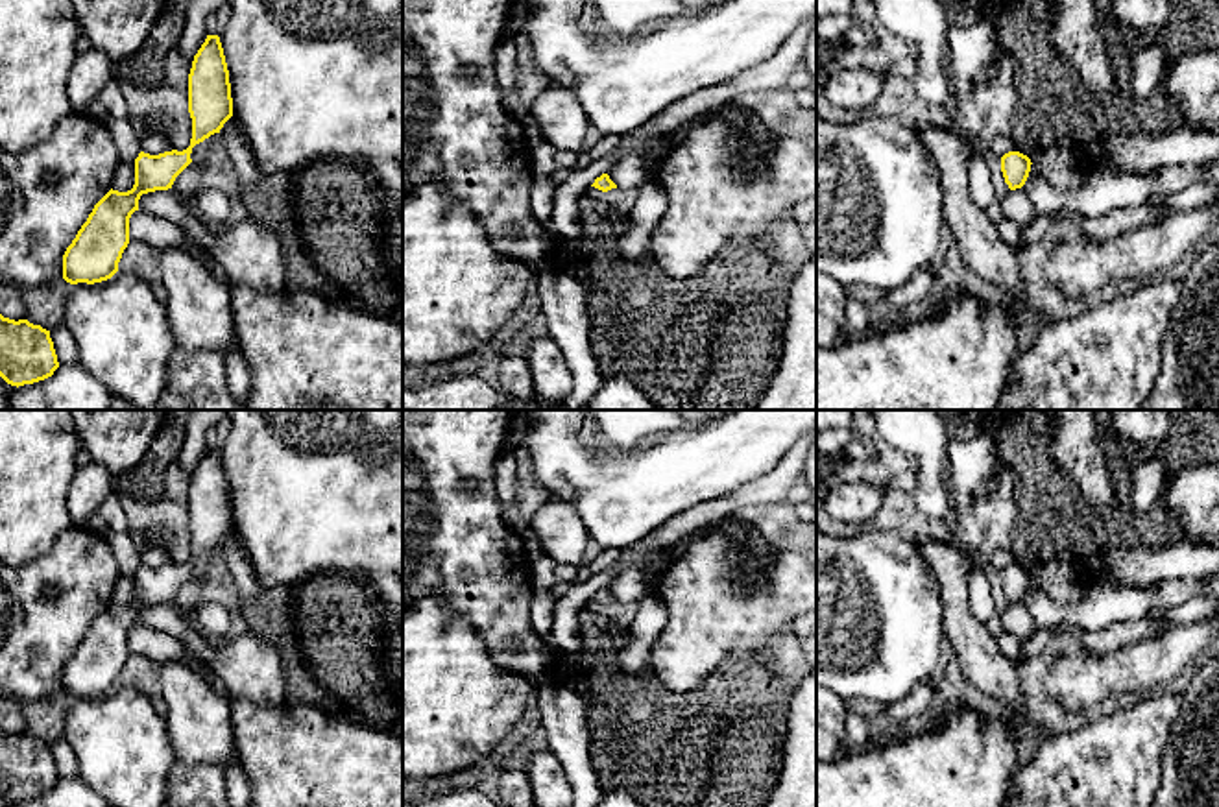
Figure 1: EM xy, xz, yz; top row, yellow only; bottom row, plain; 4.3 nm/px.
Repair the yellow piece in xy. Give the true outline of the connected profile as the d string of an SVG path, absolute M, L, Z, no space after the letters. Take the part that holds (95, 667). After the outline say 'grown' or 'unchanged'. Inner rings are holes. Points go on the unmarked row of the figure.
M207 449L188 488L190 560L159 569L140 565L135 572L135 598L127 606L109 604L92 622L63 668L63 693L70 698L102 696L118 685L129 657L129 632L142 608L172 602L175 591L192 576L192 561L233 530L229 484L218 449Z; unchanged

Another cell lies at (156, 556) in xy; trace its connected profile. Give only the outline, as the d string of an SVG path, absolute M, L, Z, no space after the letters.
M157 545L157 547L150 547L146 552L142 552L140 563L150 569L159 569L164 565L172 565L174 560L168 550L164 550L163 547Z

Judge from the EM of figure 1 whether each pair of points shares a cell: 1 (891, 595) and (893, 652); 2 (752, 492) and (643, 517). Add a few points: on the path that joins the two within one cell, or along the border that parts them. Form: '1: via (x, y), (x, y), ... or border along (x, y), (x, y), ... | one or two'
1: via (891, 610), (891, 638) | one
2: border along (734, 490), (676, 512), (656, 529) | two

